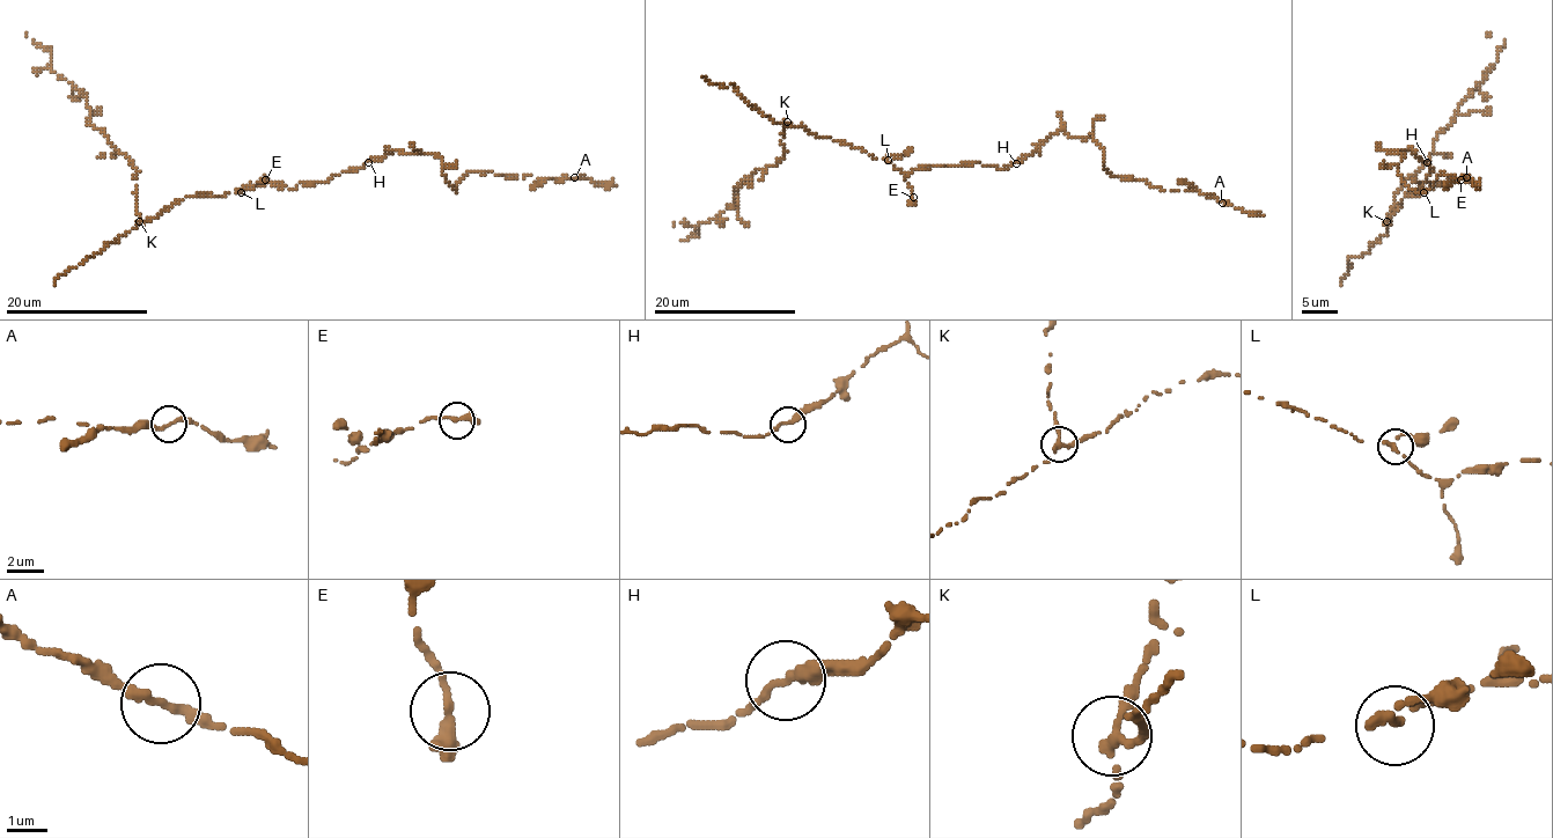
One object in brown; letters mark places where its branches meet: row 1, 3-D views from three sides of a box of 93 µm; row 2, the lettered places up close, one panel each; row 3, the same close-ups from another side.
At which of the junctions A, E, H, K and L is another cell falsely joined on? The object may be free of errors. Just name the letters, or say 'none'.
K

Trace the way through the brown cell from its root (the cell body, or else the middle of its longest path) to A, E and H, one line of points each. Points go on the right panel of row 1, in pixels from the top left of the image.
A: (1433, 185), (1427, 162), (1393, 153), (1404, 153), (1400, 179), (1419, 192), (1442, 173), (1466, 177)
E: (1433, 185), (1452, 177), (1461, 179)
H: (1433, 185), (1429, 189), (1427, 177), (1433, 169), (1427, 162)

